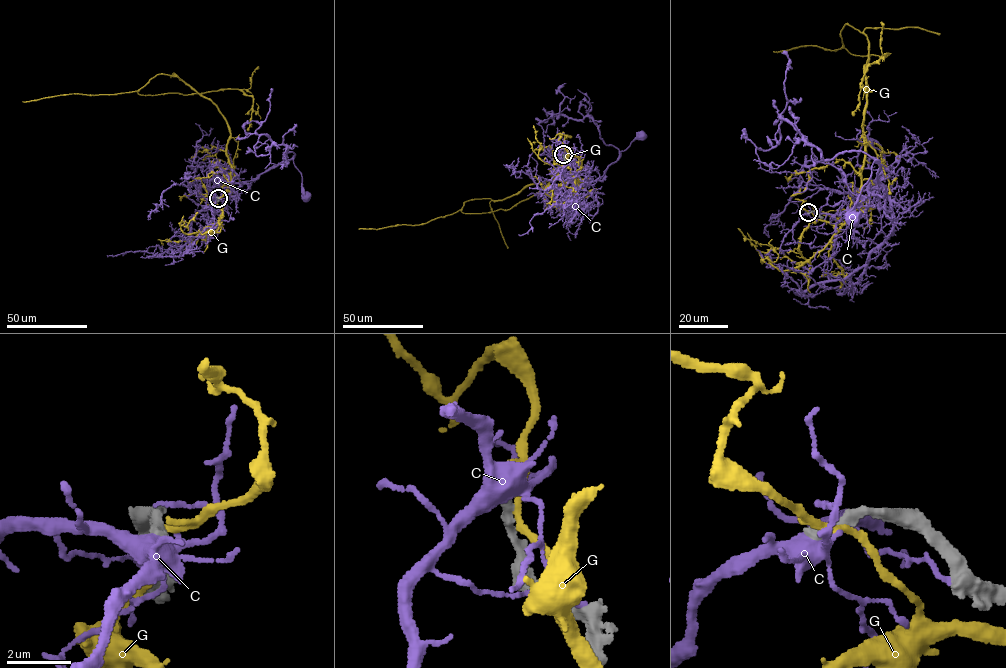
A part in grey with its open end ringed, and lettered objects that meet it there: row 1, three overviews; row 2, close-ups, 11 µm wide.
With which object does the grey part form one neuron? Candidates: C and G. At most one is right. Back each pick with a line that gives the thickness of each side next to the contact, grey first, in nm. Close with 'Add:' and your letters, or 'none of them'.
Add: none of them

